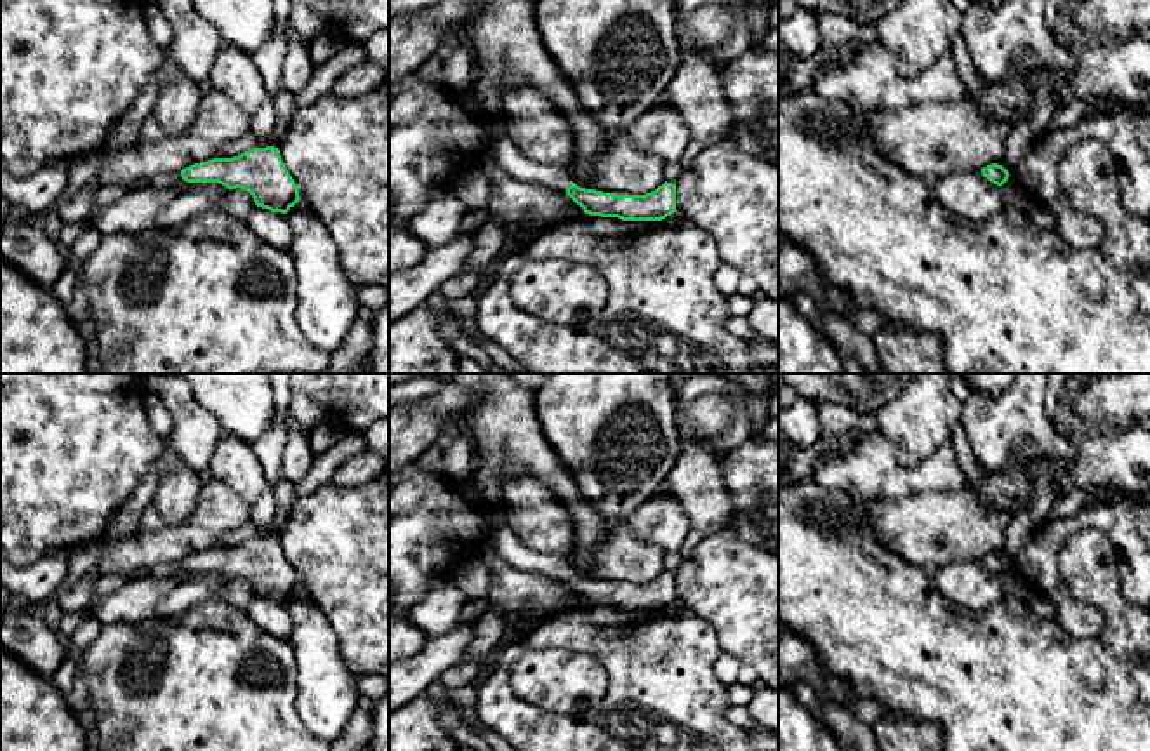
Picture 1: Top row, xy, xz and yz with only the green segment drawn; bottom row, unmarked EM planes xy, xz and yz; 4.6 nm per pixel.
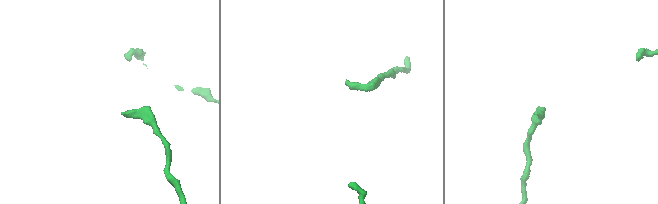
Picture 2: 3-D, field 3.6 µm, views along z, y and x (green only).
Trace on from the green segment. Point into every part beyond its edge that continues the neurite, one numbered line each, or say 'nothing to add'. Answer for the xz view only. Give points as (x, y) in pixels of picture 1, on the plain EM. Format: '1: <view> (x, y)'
1: xz (509, 548)

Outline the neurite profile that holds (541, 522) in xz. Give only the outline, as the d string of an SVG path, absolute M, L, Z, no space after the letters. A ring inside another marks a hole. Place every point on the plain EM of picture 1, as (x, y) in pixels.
M506 466L504 480L507 522L523 544L542 555L568 558L573 549L572 516L528 469Z

